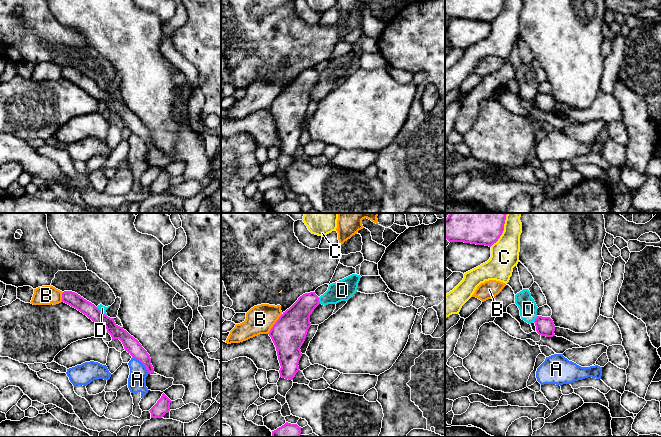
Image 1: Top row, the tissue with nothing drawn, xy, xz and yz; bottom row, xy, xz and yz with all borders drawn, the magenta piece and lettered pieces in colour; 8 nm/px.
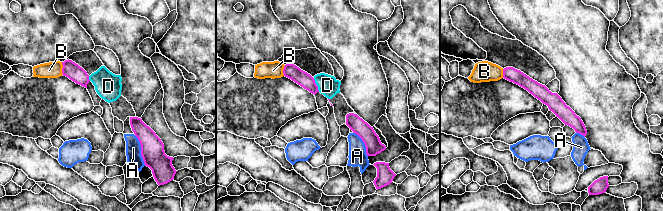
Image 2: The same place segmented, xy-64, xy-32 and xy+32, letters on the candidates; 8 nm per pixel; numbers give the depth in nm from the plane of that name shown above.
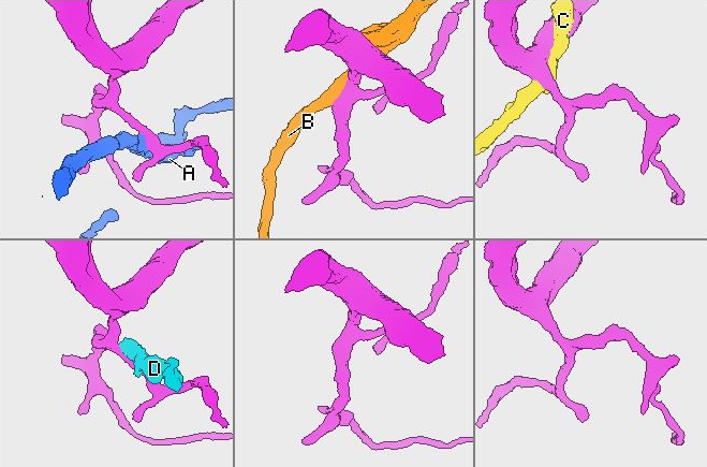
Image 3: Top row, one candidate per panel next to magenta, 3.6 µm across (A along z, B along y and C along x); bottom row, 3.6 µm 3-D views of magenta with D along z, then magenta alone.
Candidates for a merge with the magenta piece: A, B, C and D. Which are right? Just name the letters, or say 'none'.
none

